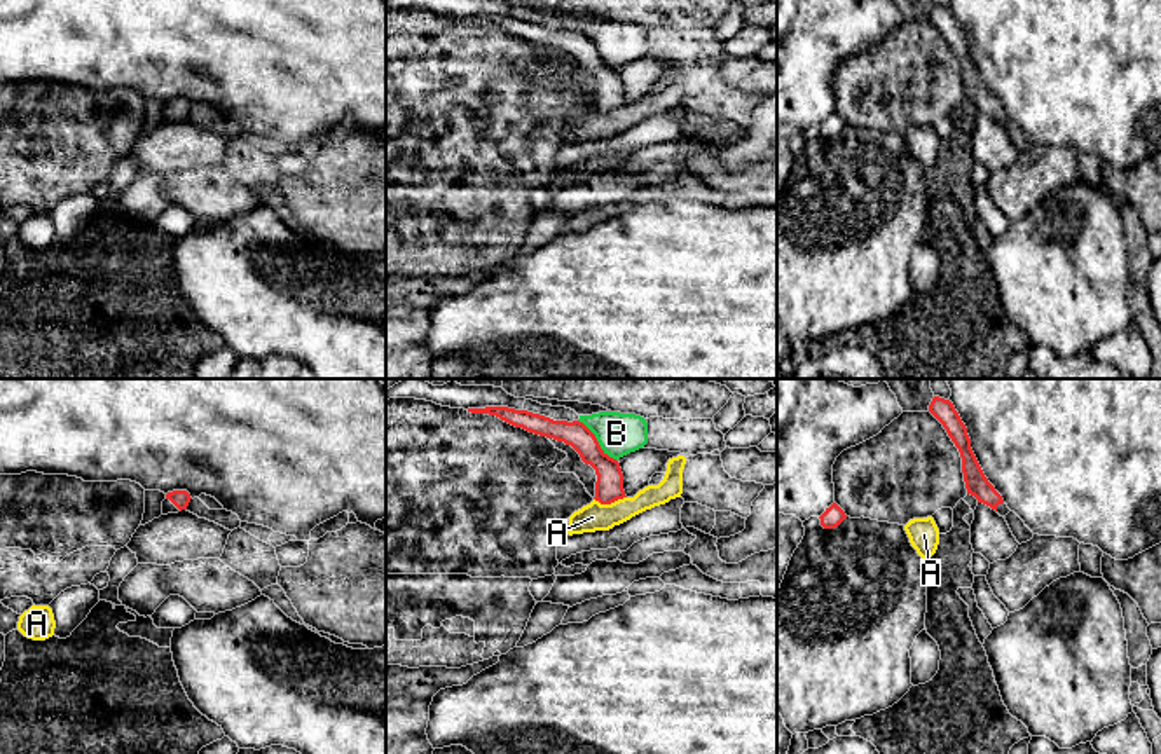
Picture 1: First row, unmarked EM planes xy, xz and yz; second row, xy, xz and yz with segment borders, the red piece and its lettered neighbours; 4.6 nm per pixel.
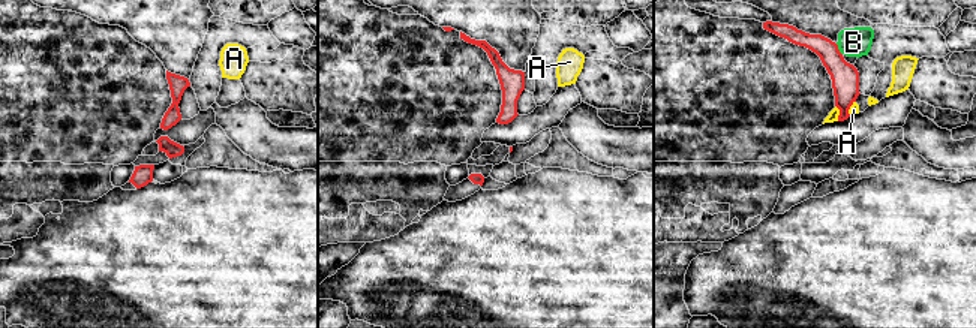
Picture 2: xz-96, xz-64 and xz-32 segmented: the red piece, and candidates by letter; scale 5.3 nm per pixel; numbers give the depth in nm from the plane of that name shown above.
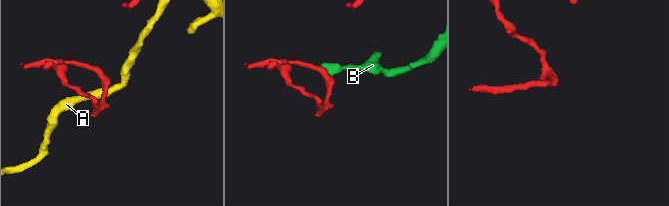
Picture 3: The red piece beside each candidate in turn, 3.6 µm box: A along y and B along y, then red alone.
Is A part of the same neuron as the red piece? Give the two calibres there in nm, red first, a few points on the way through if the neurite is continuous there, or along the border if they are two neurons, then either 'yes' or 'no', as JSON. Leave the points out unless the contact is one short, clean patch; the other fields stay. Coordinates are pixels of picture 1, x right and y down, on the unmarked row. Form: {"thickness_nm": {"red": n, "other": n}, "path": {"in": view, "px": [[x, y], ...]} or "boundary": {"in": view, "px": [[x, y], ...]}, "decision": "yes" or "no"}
{"thickness_nm": {"red": 130, "other": 130}, "boundary": {"in": "xz", "px": [[625, 105], [610, 112], [594, 109]]}, "decision": "no"}

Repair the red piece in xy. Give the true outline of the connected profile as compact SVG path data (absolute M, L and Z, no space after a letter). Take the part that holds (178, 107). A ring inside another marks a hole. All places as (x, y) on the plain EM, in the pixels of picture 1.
M187 99L168 101L166 108L162 110L162 124L178 122L182 119L187 119L190 108L192 106Z

